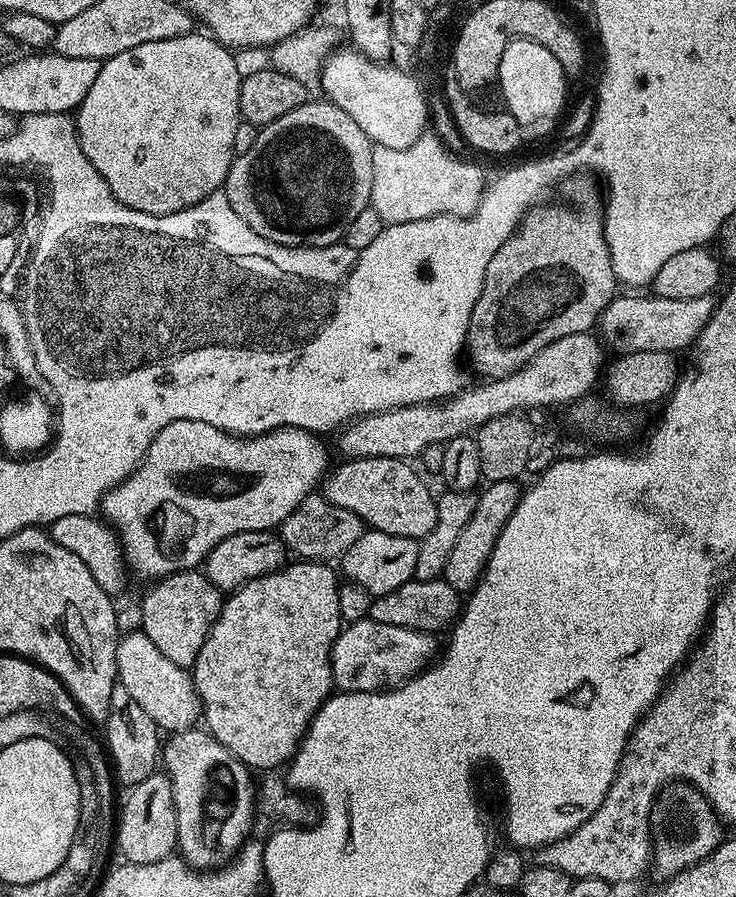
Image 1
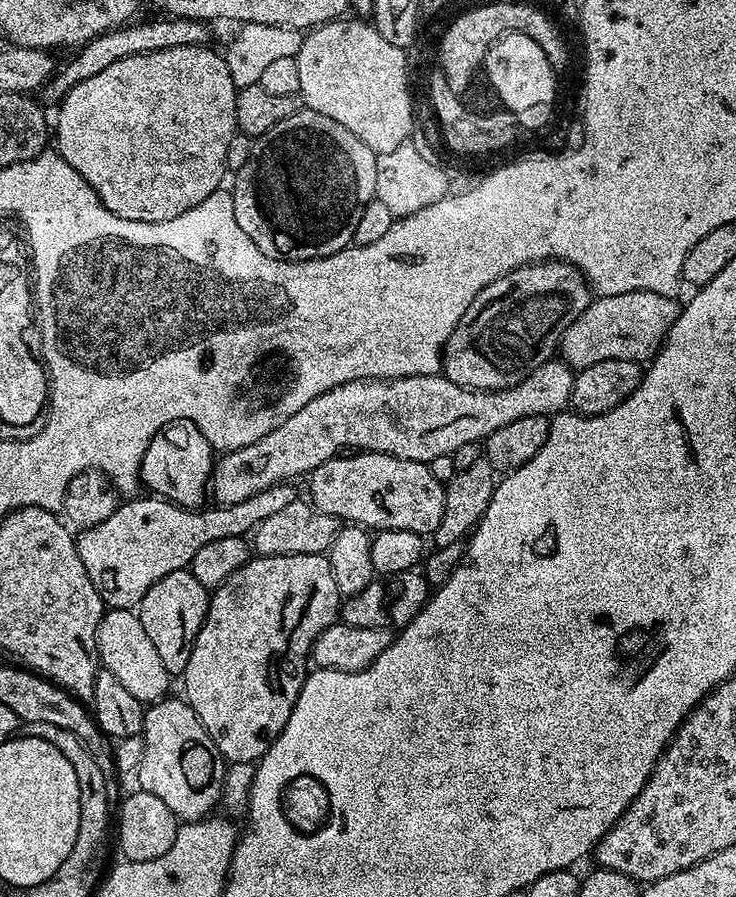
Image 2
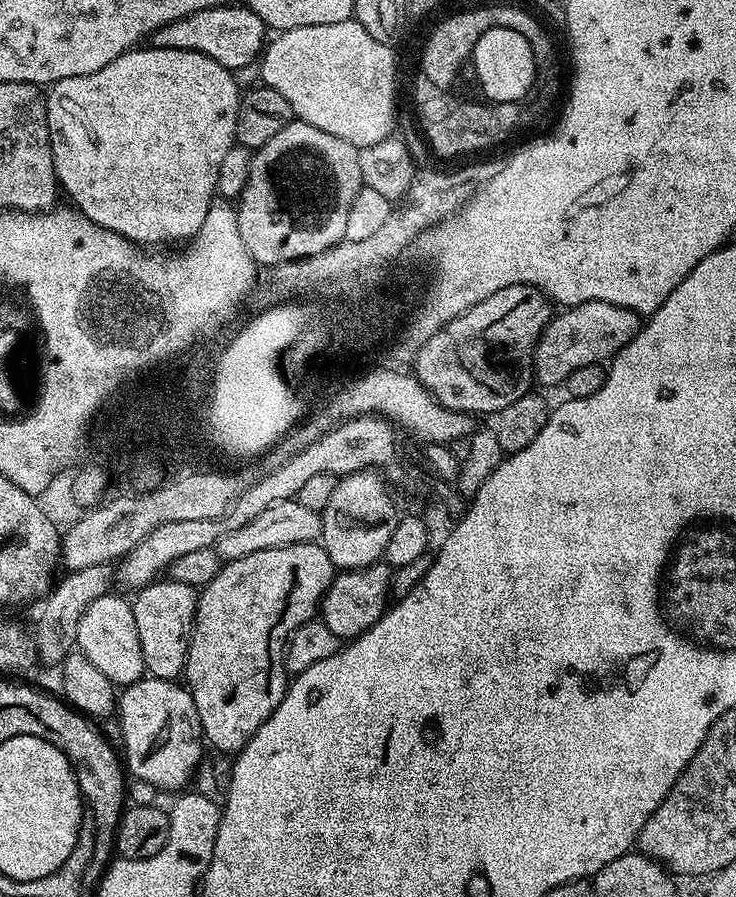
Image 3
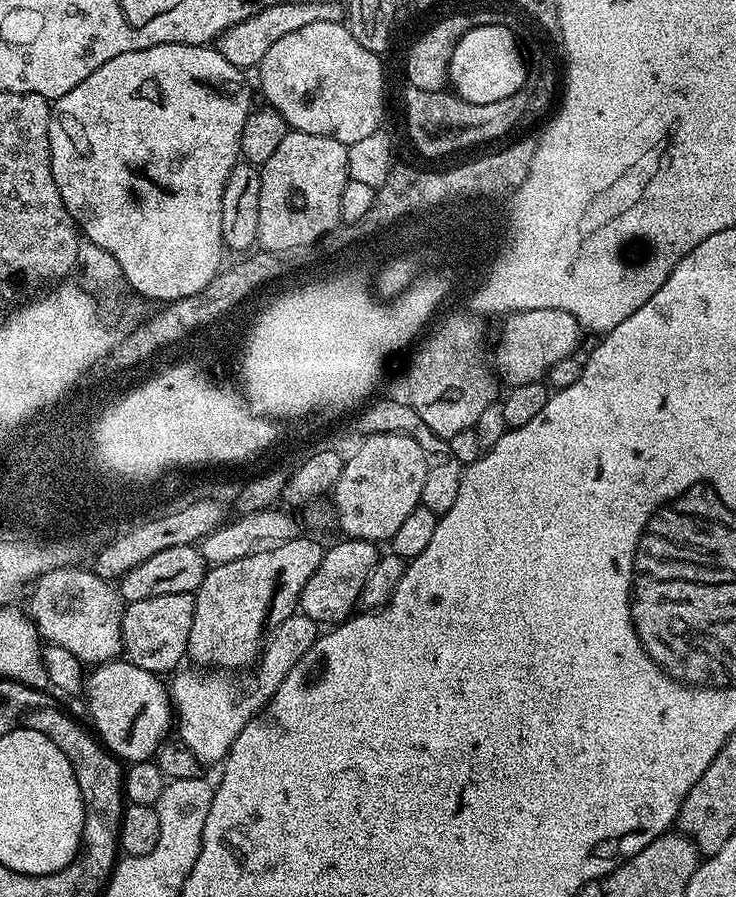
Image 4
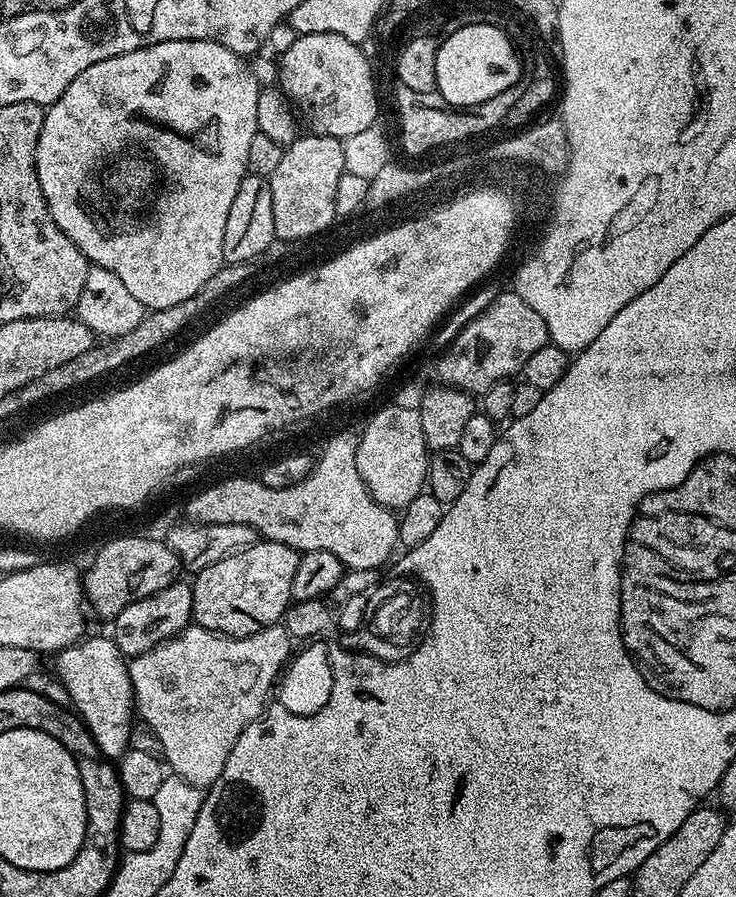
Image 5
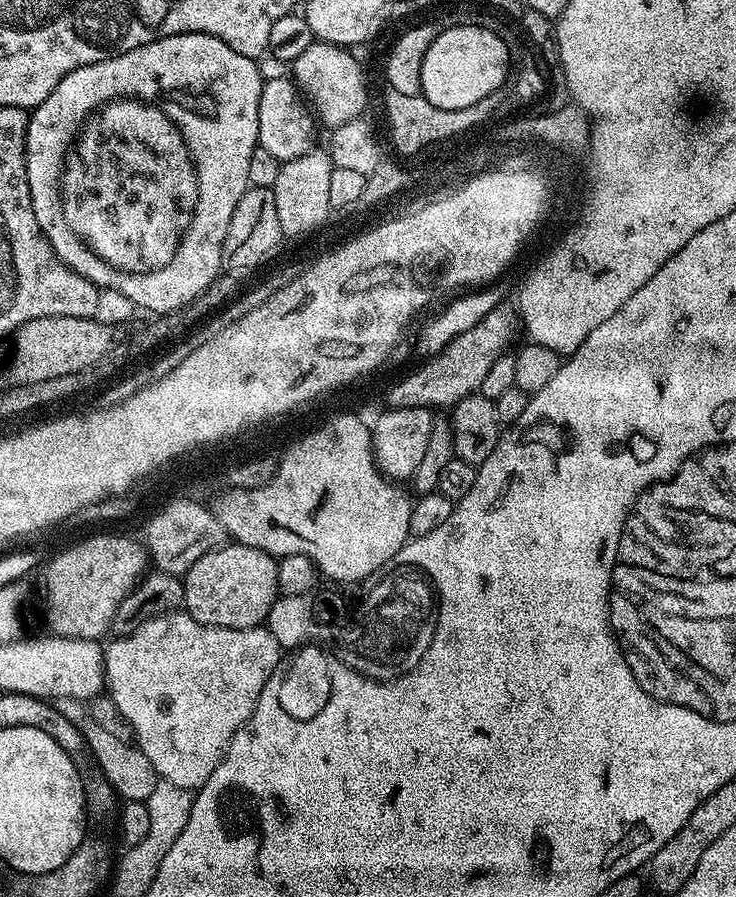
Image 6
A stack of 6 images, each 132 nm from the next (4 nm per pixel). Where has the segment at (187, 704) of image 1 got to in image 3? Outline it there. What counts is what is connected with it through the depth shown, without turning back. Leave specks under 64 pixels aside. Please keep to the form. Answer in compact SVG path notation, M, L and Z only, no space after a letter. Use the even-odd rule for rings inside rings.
M109 594L92 600L90 606L78 622L76 630L76 648L110 682L117 686L127 686L145 675L144 659L142 658L142 646L138 642L138 630L134 626L134 614L131 603L120 596Z

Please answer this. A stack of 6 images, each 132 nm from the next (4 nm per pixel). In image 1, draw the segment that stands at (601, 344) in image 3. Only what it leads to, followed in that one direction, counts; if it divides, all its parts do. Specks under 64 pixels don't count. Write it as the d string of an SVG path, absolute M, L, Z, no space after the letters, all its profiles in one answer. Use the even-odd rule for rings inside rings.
M655 294L617 295L606 306L598 321L598 336L613 353L659 352L679 353L679 348L687 349L695 345L696 338L706 326L716 309L717 301L712 296L702 298L662 298Z

